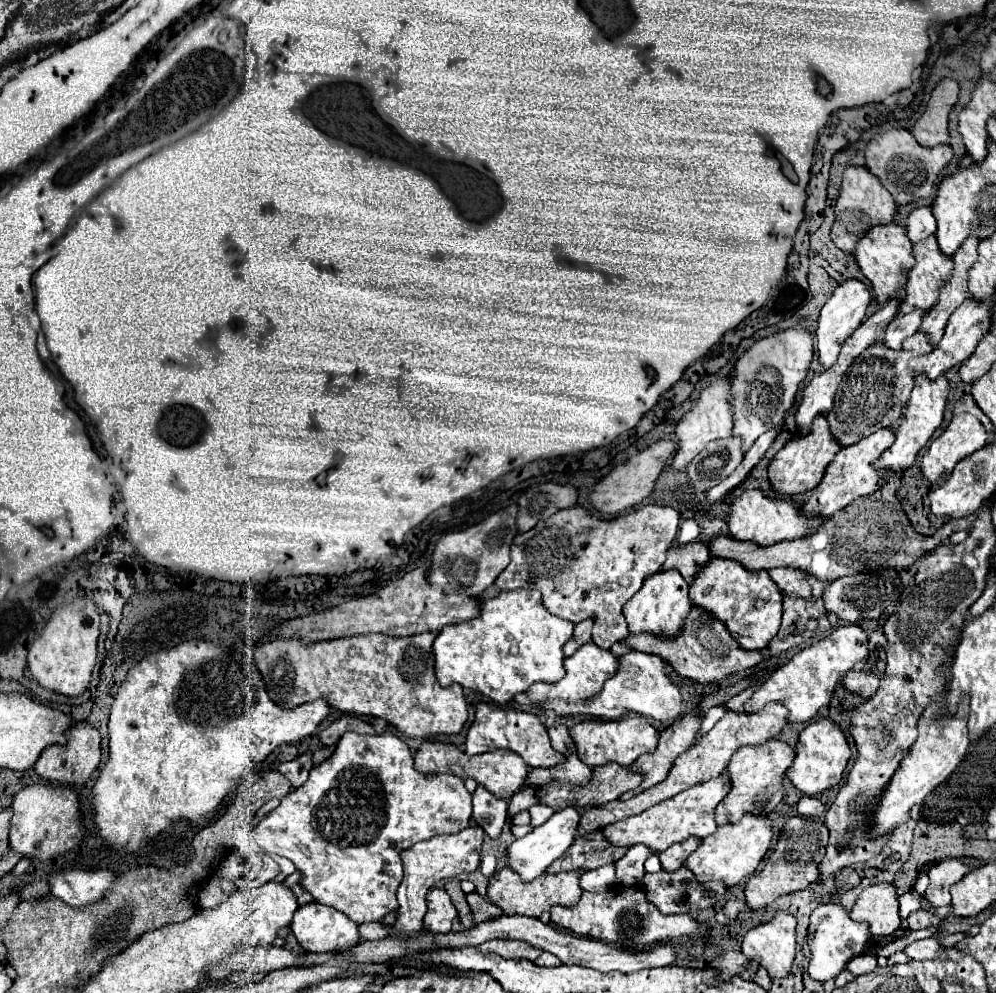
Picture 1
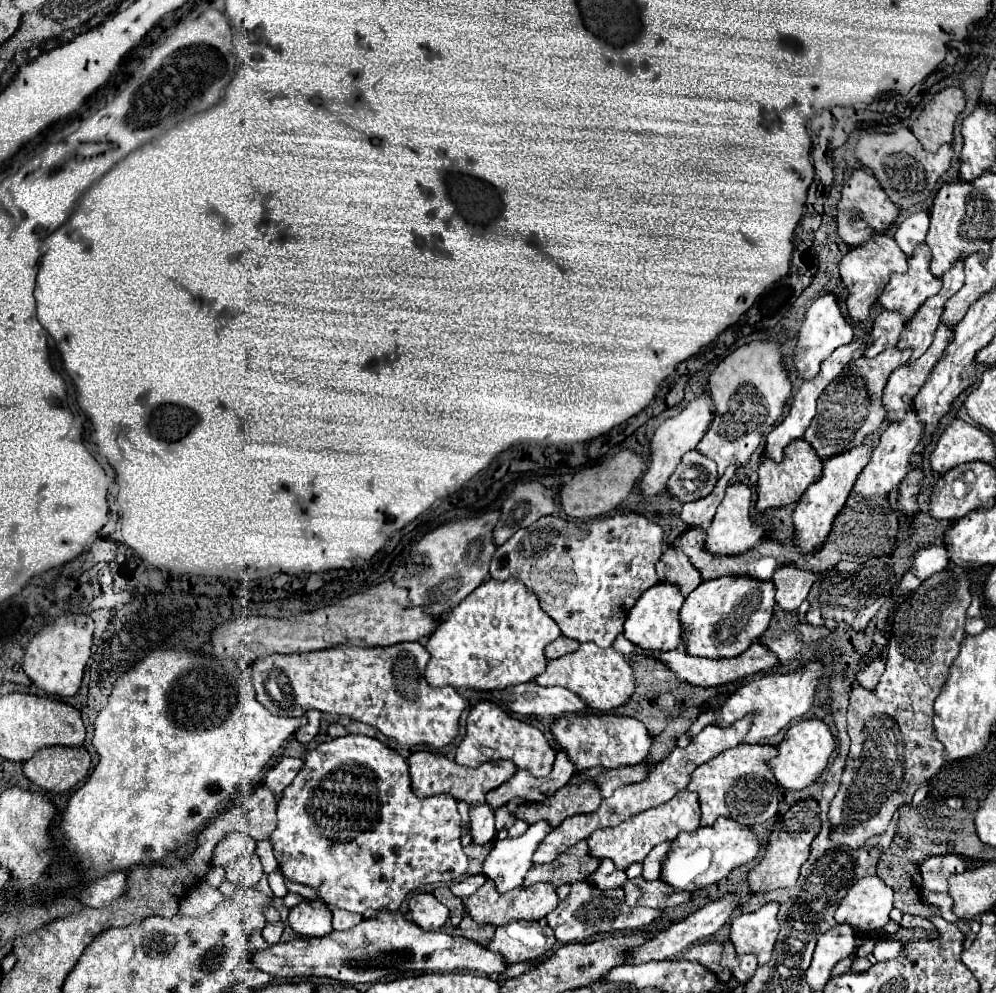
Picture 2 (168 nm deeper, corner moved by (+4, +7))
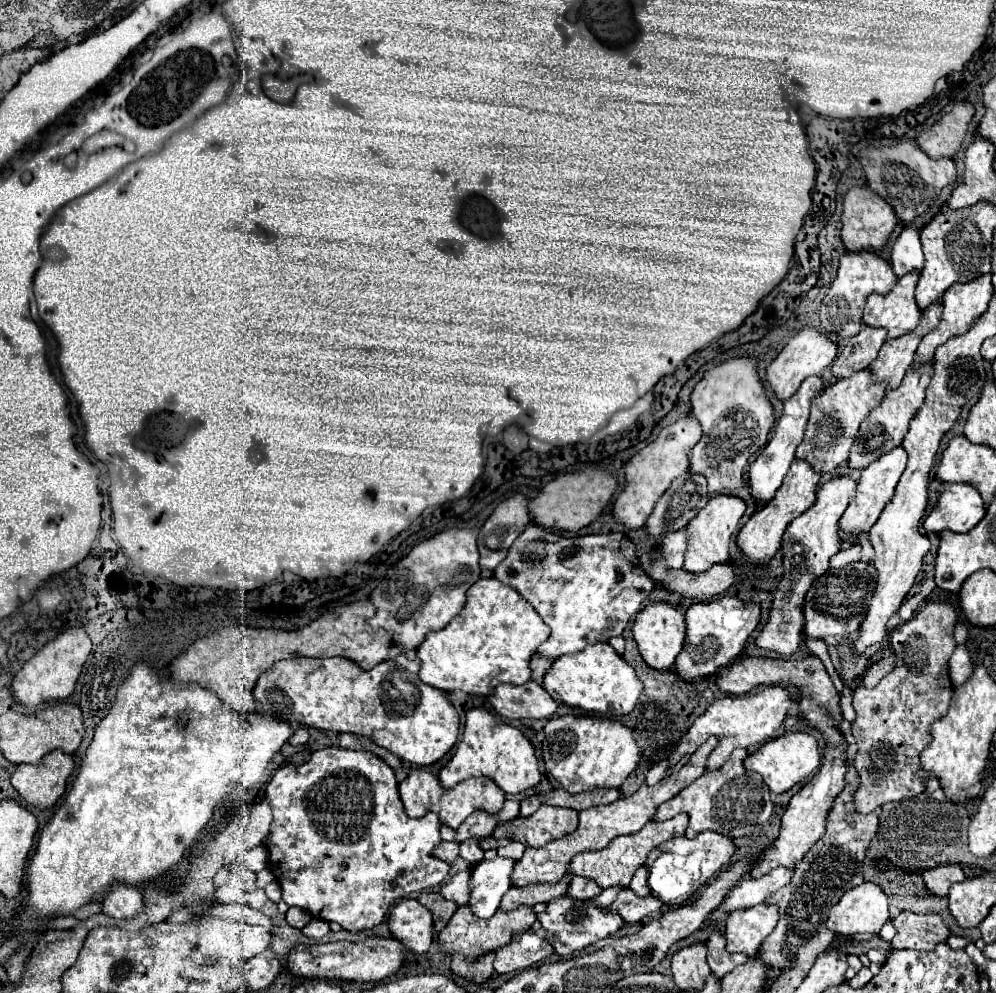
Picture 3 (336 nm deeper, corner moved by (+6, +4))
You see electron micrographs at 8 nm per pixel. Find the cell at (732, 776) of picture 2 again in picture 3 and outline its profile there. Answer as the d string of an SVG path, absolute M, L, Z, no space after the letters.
M736 749L720 769L706 771L700 779L690 783L674 799L662 803L652 819L668 821L678 813L688 813L690 823L686 829L686 837L696 837L702 831L716 831L730 839L752 835L754 827L768 821L768 817L774 813L774 805L770 799L770 789L766 787L766 783L762 783L760 775L744 769L746 757L746 749Z

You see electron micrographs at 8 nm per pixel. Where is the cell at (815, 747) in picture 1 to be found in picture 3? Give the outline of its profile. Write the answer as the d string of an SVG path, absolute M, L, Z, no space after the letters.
M784 733L780 737L774 737L772 741L764 743L760 749L748 755L744 761L744 767L748 771L756 771L762 775L764 783L770 787L772 793L784 793L792 789L796 783L806 779L814 769L820 765L820 753L818 753L818 743L812 735L808 733Z

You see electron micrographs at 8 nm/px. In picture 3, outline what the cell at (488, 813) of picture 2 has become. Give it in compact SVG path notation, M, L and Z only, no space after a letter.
M468 839L468 841L460 843L460 857L464 861L468 861L470 865L476 865L476 863L480 863L484 859L484 851L480 849L476 839Z

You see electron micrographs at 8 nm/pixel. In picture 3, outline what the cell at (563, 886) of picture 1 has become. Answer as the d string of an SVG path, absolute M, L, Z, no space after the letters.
M462 905L462 907L456 909L456 913L452 915L452 919L444 927L444 931L438 933L436 939L438 939L438 943L440 943L440 947L446 955L450 955L450 957L452 955L462 955L466 961L474 961L480 955L486 955L490 951L496 951L496 949L508 945L516 933L530 931L534 921L536 921L536 913L532 911L532 907L518 907L518 909L508 911L508 913L498 911L490 919L478 919L470 913L468 907Z

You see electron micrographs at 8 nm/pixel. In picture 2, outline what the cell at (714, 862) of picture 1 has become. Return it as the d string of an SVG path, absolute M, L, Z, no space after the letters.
M720 816L712 826L702 826L696 832L678 834L678 838L672 842L670 852L666 854L660 878L668 882L674 890L694 892L698 888L716 884L718 880L726 878L734 868L754 862L758 852L760 842L750 828L738 824L736 820Z

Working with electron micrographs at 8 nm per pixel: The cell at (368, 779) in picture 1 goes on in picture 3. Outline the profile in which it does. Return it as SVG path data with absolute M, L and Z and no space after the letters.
M326 747L312 753L304 765L282 765L270 785L266 799L272 807L272 823L266 837L268 863L282 889L282 901L302 907L312 917L336 921L346 931L370 931L380 925L400 899L410 893L432 889L446 881L448 863L436 859L432 849L440 845L440 819L426 813L420 819L406 815L398 795L394 771L368 751Z

